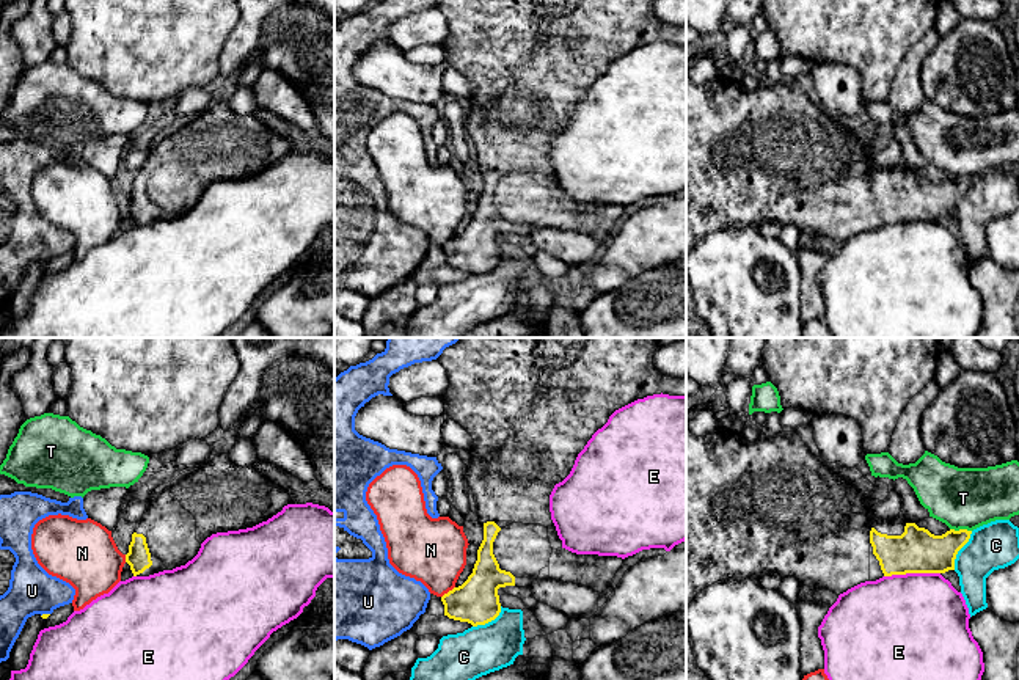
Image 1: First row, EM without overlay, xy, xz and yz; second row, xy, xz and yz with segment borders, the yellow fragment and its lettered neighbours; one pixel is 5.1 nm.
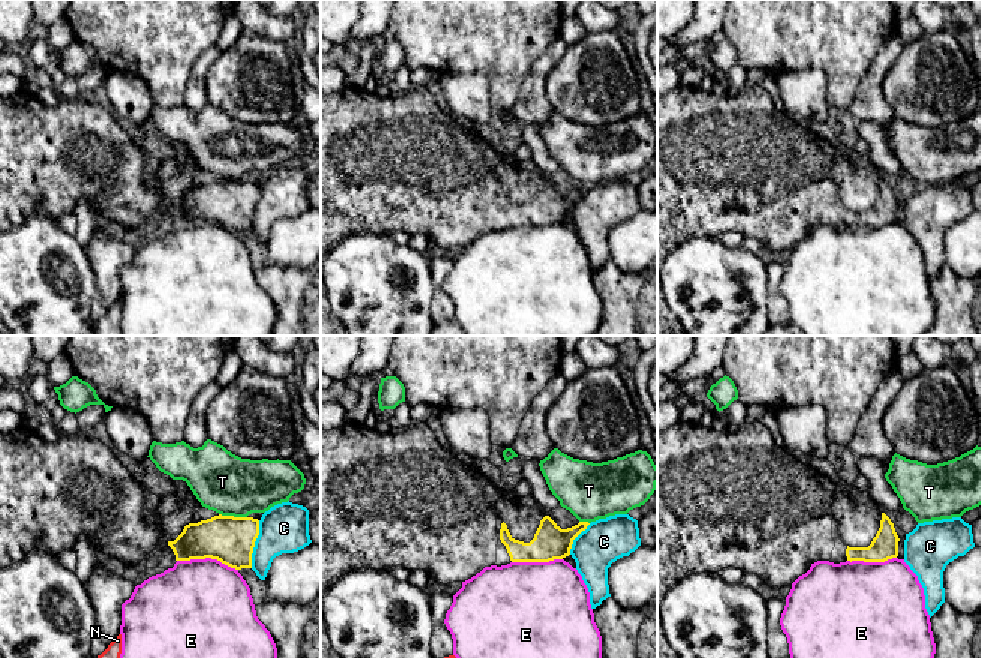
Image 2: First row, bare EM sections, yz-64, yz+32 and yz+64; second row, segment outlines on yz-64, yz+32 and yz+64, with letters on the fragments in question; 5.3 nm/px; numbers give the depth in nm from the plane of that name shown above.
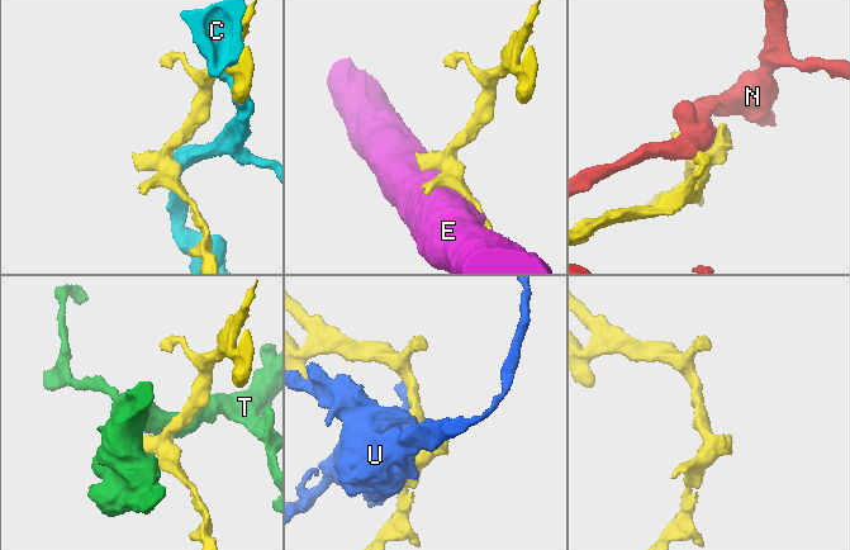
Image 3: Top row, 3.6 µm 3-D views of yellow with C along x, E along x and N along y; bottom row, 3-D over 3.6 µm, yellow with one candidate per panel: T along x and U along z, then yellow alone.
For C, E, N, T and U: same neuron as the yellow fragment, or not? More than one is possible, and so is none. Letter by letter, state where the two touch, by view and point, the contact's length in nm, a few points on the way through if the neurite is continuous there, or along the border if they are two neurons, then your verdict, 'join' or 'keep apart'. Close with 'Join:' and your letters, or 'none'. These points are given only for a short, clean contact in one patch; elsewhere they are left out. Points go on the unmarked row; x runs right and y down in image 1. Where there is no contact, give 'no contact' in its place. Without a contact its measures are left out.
C: meets yellow in yz at (960, 197); contact 220 nm long; keep apart
E: meets yellow in yz at (911, 220); contact 280 nm long; keep apart
N: meets yellow in xz at (449, 239); contact 90 nm long; border along xz (454, 234), (441, 245); keep apart
T: meets yellow in yz at (961, 178); contact 110 nm long; keep apart
U: meets yellow in xy at (44, 263); contact 50 nm long; keep apart
Join: none

